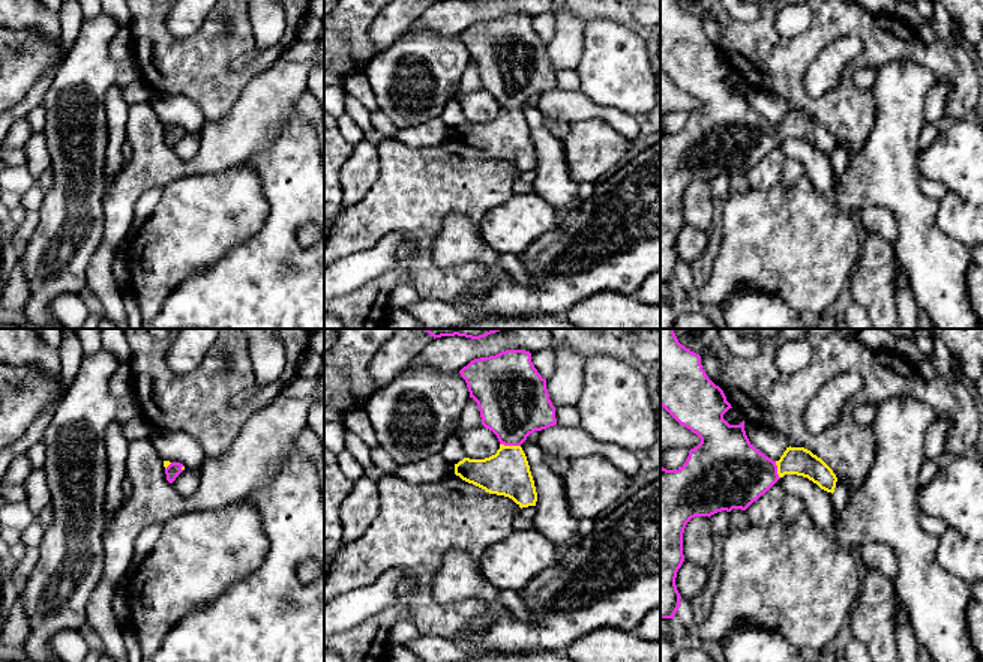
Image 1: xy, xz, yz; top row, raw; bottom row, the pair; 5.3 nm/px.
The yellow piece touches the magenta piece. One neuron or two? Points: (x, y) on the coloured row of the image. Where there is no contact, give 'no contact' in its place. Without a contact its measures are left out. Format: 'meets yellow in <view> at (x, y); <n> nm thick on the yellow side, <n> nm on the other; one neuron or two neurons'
meets yellow in xz at (511, 446); 240 nm thick on the yellow side, 380 nm on the other; one neuron

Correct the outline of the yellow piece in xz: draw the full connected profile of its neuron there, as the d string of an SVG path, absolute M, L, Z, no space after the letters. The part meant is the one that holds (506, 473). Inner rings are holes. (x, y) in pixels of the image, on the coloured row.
M506 350L495 356L474 359L459 374L467 383L470 398L477 402L482 425L497 435L500 449L485 459L464 458L455 464L455 474L489 494L512 498L521 509L536 506L537 492L521 444L534 431L557 425L557 419L546 380L534 368L531 353Z

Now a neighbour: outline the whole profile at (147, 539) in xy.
M152 524L144 528L135 542L135 551L131 563L138 566L155 548L165 524Z

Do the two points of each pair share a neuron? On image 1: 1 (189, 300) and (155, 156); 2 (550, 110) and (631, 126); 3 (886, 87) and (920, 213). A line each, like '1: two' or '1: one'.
1: two
2: one
3: one

